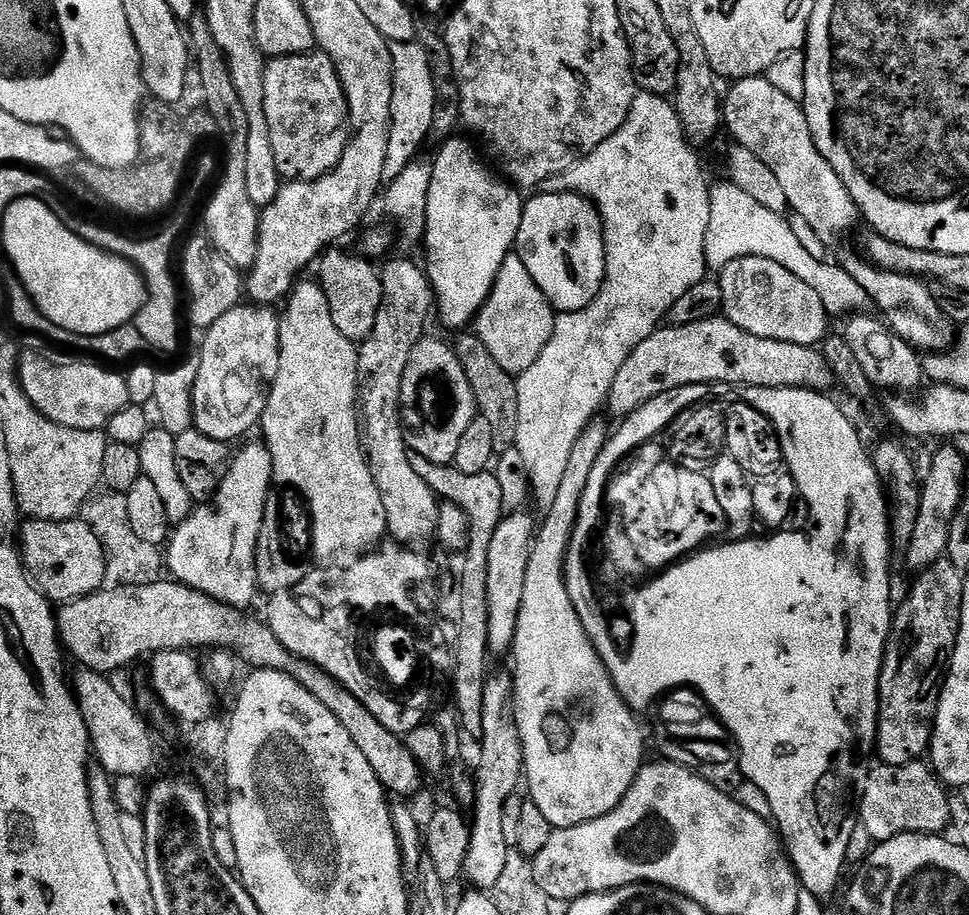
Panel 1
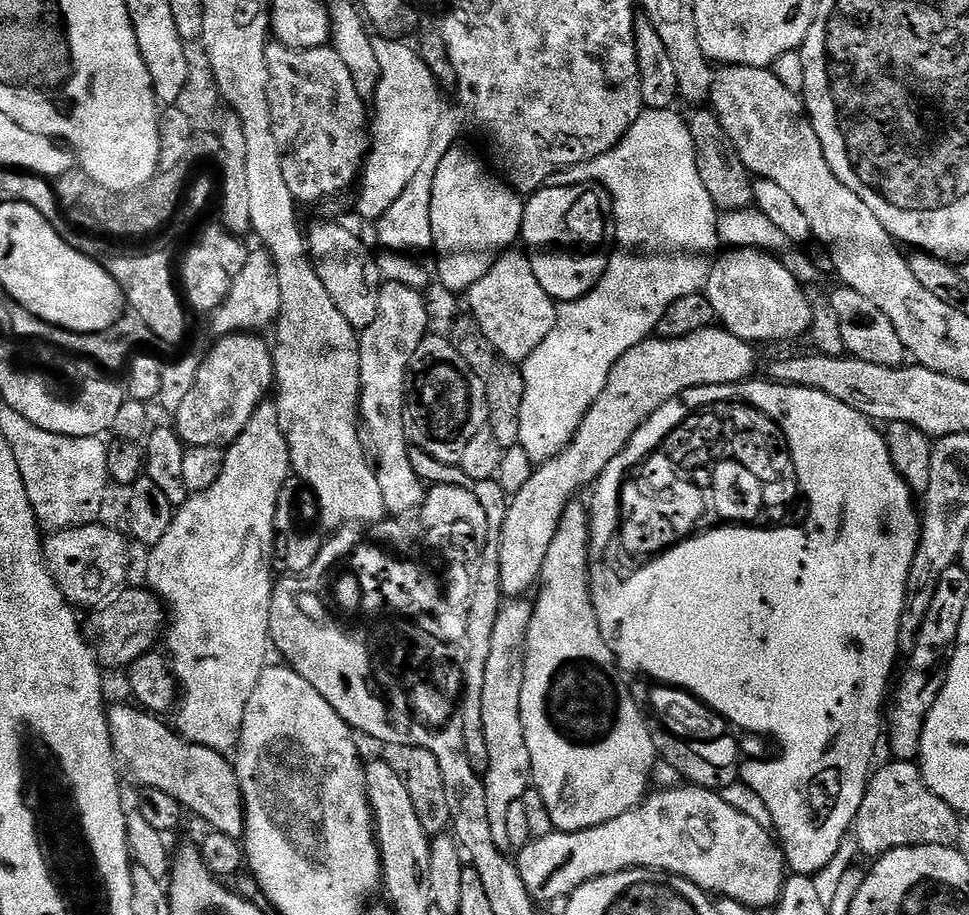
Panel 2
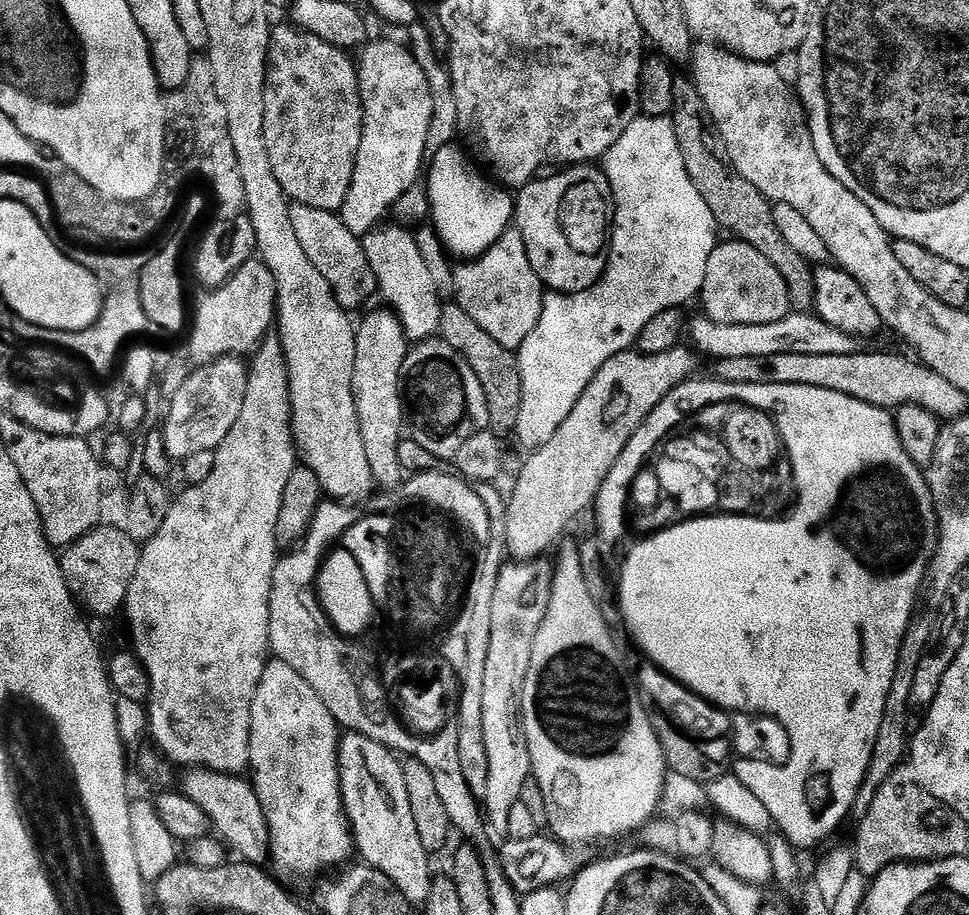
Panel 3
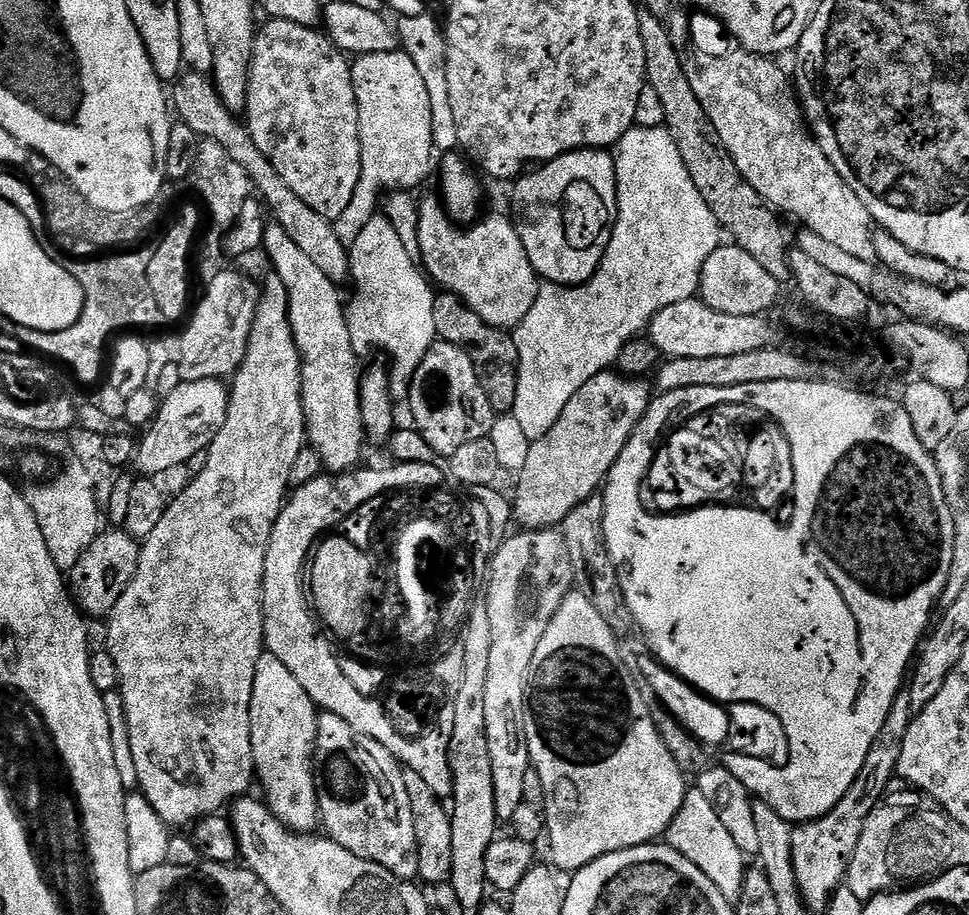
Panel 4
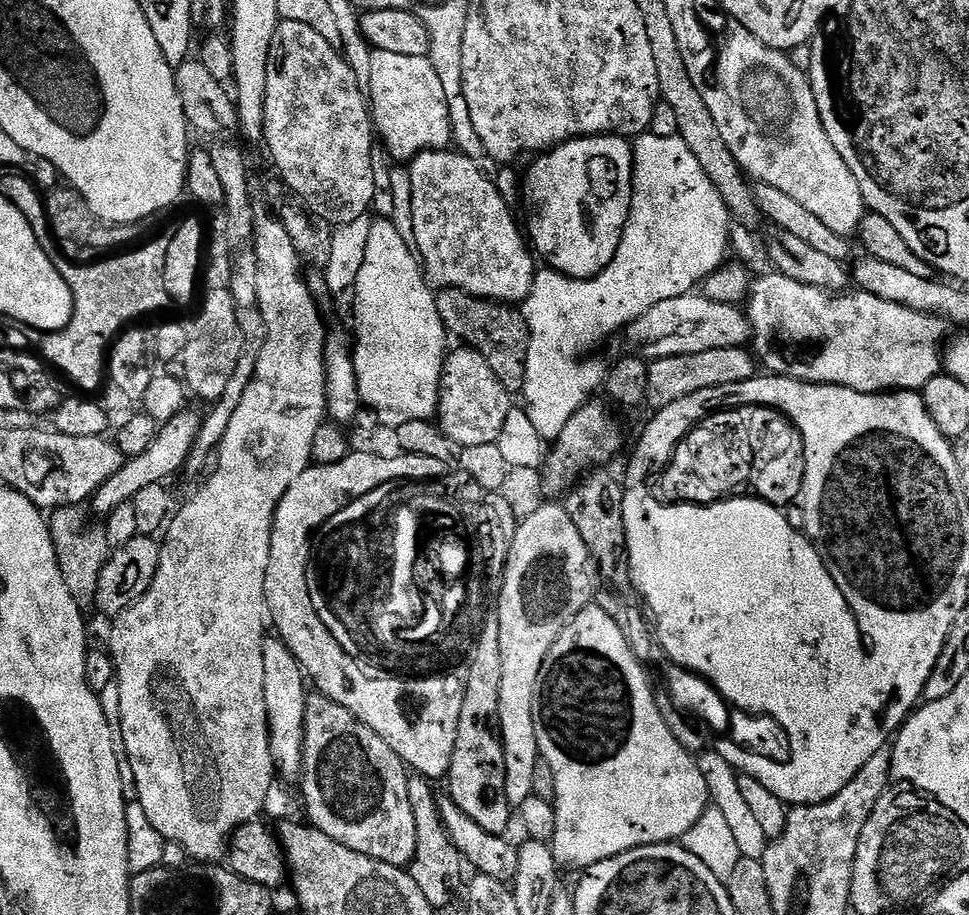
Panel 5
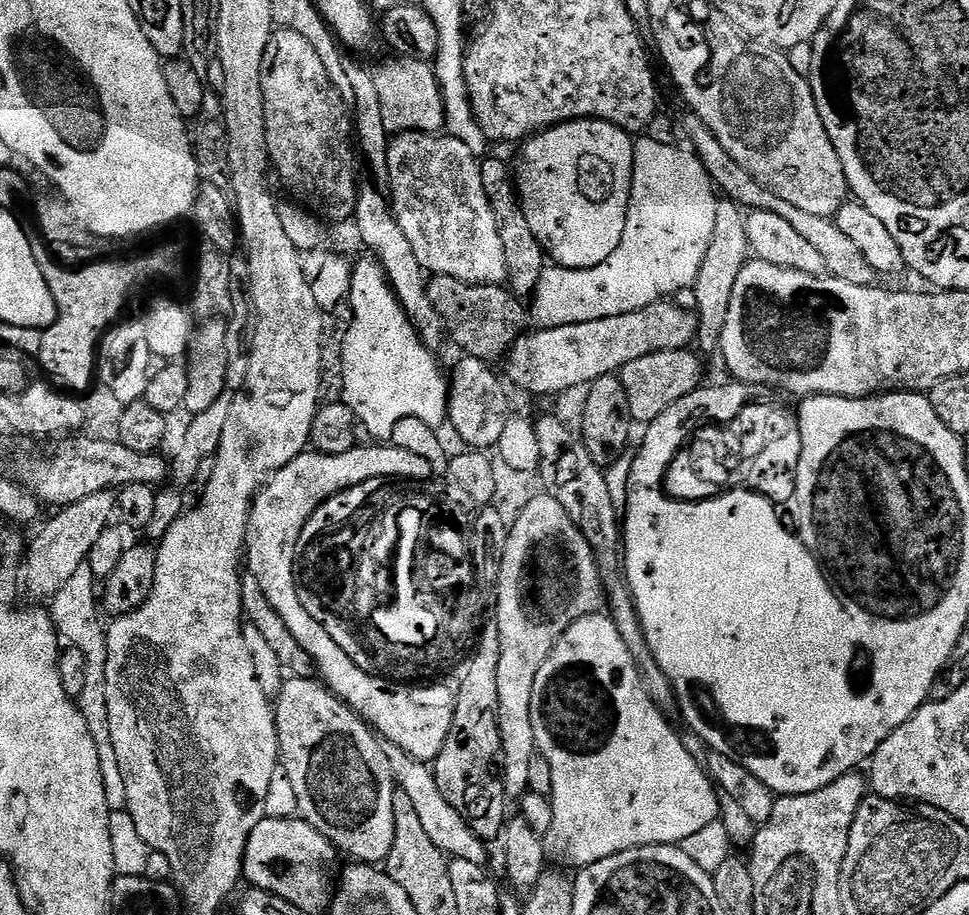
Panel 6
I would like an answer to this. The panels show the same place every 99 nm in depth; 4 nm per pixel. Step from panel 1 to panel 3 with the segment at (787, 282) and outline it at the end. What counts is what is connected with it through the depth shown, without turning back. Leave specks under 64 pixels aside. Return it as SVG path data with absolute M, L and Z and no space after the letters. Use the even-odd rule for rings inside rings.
M739 239L717 243L706 264L700 303L708 320L722 325L765 325L791 312L788 288L782 275L754 246Z

